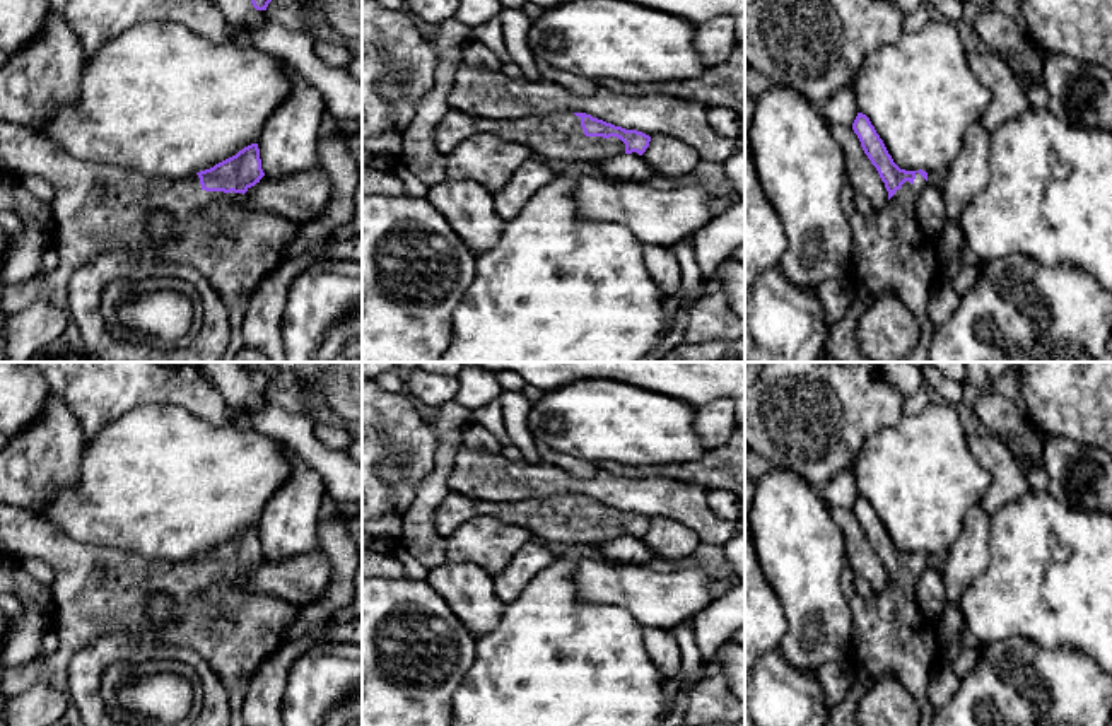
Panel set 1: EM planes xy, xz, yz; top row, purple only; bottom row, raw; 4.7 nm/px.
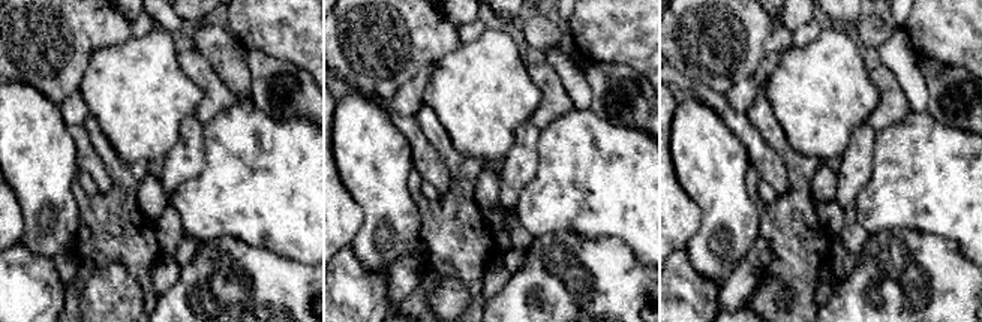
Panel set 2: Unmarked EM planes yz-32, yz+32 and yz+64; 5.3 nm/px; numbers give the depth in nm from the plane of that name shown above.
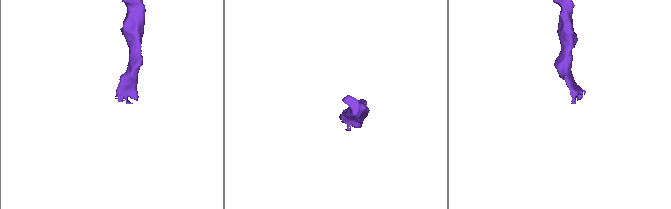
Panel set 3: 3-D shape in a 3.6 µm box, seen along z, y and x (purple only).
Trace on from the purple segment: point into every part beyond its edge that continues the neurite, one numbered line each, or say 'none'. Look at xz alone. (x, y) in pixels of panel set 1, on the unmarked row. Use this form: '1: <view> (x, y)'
1: xz (559, 518)

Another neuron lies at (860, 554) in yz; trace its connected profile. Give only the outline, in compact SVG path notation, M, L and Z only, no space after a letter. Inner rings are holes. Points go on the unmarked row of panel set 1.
M828 506L828 511L844 533L846 562L854 569L854 572L859 572L868 579L875 594L881 593L888 586L888 574L876 550L864 536L852 509Z

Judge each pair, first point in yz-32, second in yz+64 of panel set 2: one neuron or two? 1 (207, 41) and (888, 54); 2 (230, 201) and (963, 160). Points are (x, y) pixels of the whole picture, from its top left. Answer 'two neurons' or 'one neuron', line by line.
1: two neurons
2: one neuron

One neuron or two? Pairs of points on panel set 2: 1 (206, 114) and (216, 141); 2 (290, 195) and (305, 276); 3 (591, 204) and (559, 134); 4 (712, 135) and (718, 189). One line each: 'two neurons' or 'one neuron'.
1: two neurons
2: two neurons
3: one neuron
4: one neuron

